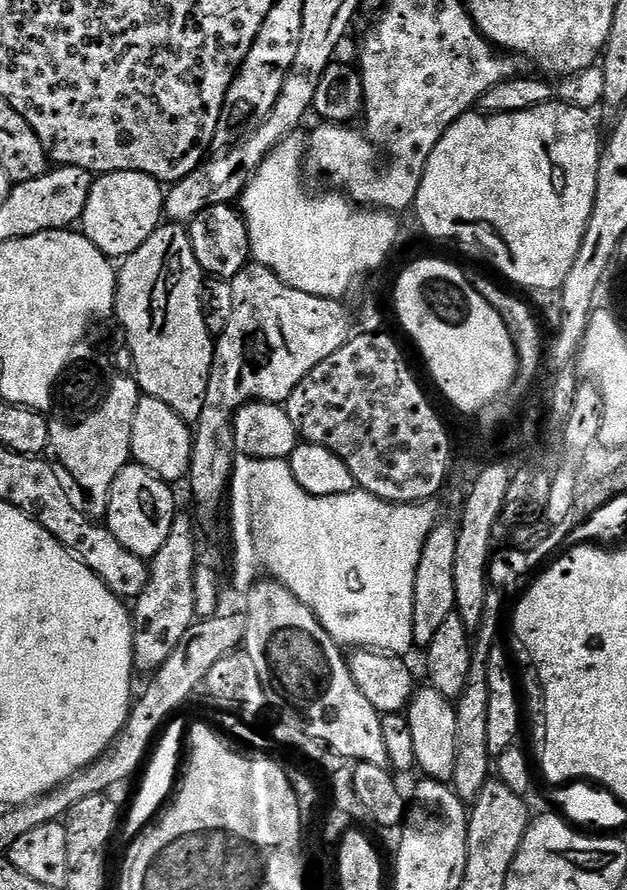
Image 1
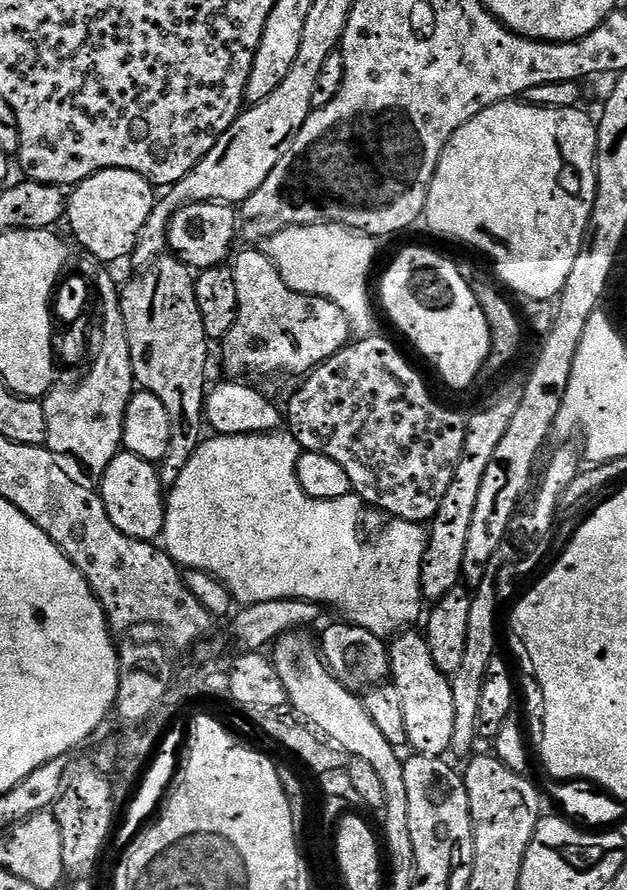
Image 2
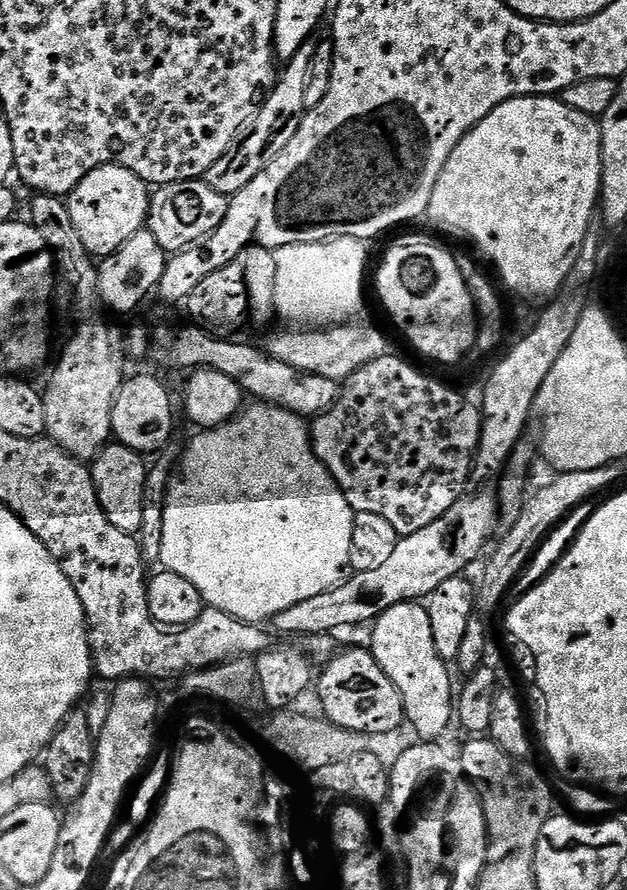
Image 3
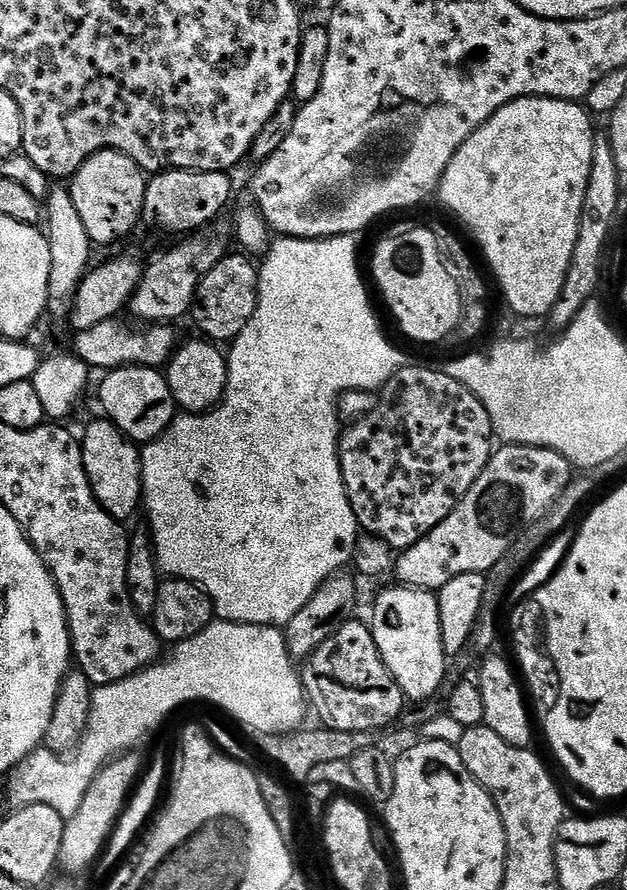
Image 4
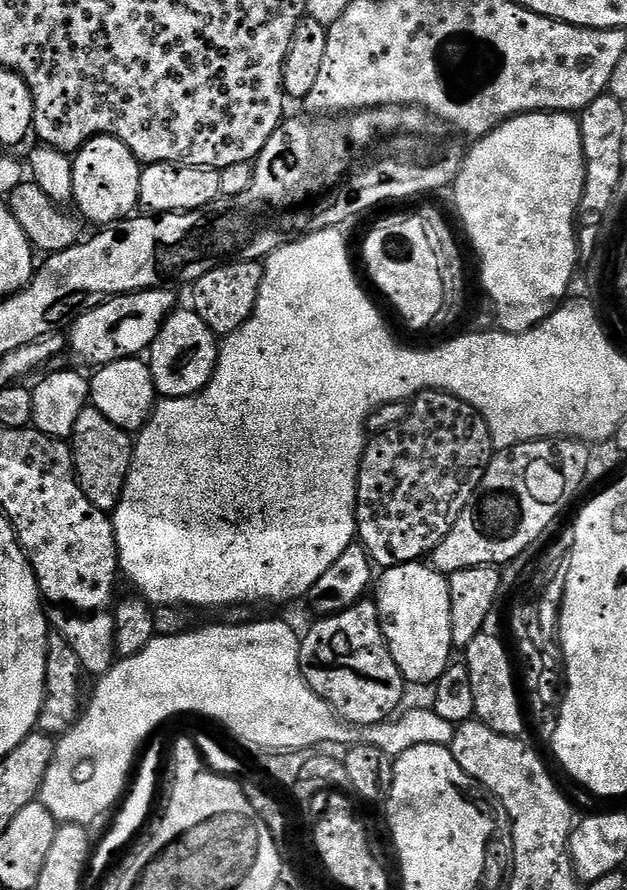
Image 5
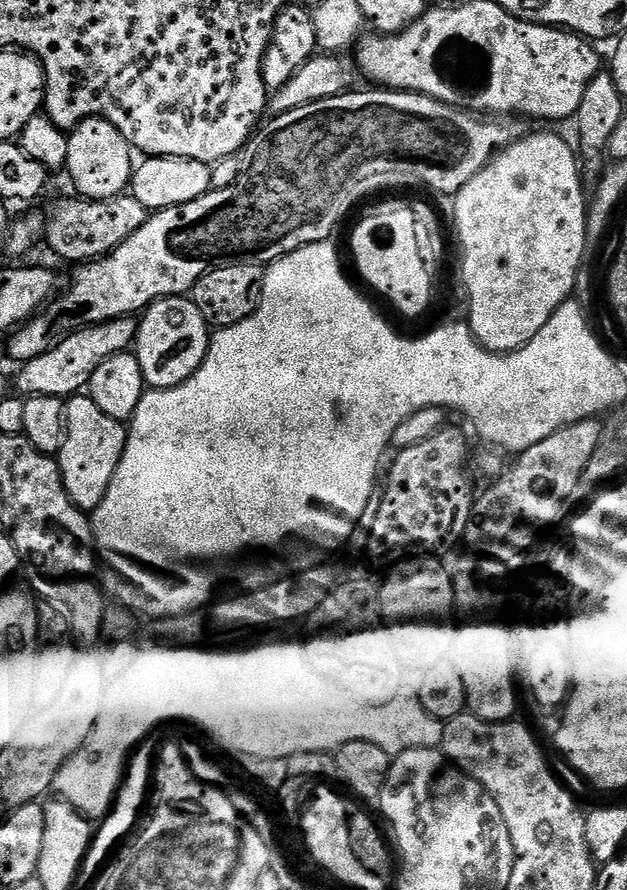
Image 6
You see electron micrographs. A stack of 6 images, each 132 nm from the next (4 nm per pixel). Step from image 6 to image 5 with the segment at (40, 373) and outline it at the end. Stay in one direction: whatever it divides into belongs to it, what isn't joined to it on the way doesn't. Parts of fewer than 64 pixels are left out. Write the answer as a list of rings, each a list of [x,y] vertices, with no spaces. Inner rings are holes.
[[[168,286],[112,296],[98,307],[80,313],[71,321],[72,333],[67,333],[67,347],[70,352],[72,348],[72,356],[78,363],[92,364],[91,366],[143,357],[151,349],[154,338],[158,338],[164,323],[177,308],[176,296]]]

